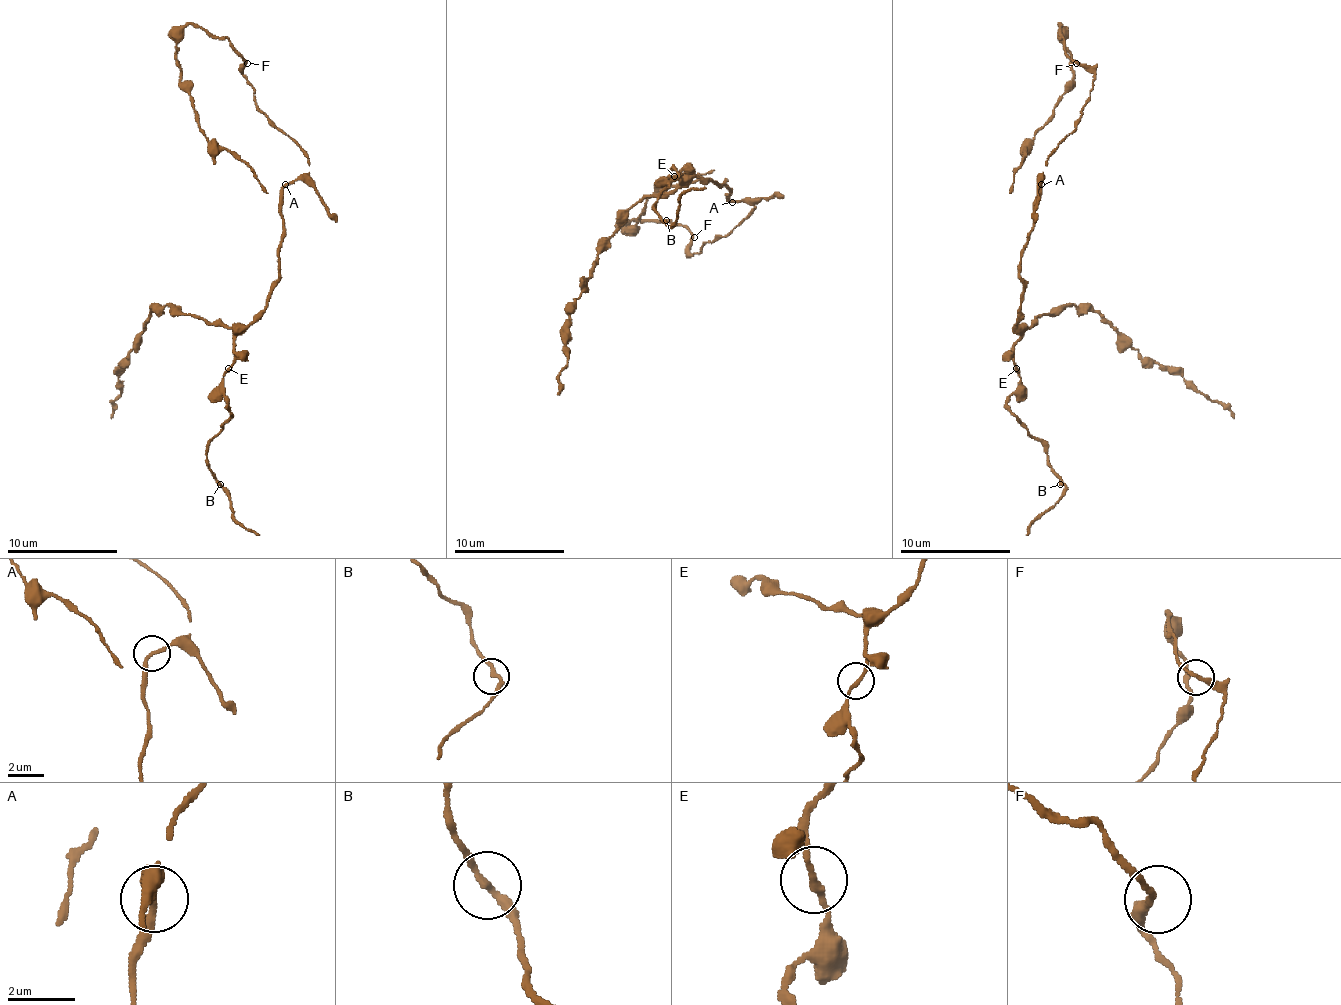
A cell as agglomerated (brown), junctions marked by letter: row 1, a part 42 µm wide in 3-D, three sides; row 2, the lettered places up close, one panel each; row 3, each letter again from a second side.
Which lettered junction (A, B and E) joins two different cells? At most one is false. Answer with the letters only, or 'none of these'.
none of these

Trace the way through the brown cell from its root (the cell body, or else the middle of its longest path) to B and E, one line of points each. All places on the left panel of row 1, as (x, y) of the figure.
B: (286, 185), (278, 282), (233, 343), (222, 379), (231, 415), (206, 445), (220, 484)
E: (286, 185), (280, 204), (283, 240), (278, 254), (278, 282), (267, 307), (236, 337), (233, 362), (228, 368)

